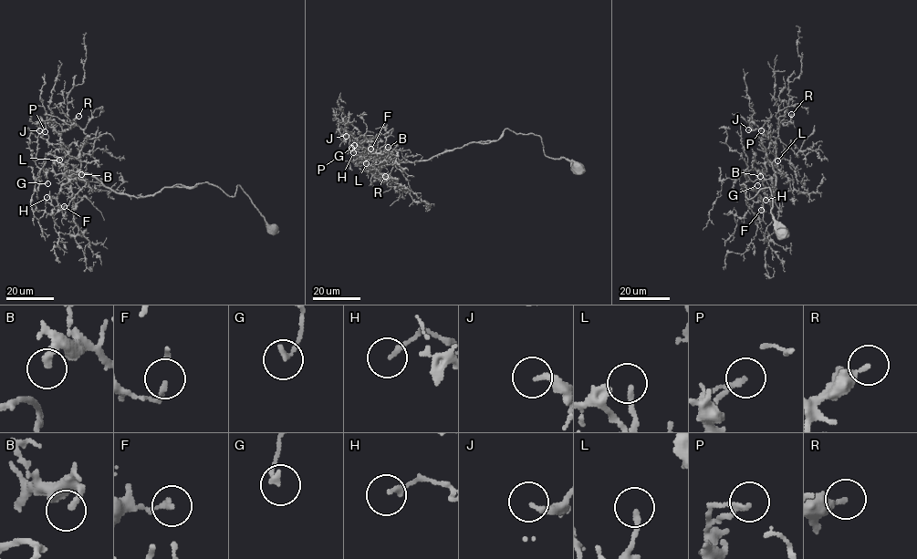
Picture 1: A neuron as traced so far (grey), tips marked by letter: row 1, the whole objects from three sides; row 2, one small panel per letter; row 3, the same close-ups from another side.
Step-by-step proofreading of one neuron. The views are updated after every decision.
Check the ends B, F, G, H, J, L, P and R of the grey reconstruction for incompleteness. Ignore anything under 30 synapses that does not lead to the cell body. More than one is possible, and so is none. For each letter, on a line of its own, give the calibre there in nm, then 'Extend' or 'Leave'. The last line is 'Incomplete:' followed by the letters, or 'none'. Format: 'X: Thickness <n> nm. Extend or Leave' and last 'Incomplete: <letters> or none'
B: Thickness 240 nm. Leave
F: Thickness 130 nm. Leave
G: Thickness 180 nm. Leave
H: Thickness 190 nm. Leave
J: Thickness 240 nm. Leave
L: Thickness 180 nm. Leave
P: Thickness 120 nm. Leave
R: Thickness 320 nm. Leave
Incomplete: none

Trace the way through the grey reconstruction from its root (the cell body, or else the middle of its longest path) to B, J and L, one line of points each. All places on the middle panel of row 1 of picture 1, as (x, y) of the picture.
B: (578, 169), (564, 158), (547, 157), (539, 136), (507, 129), (495, 140), (414, 161), (380, 160), (388, 147)
J: (578, 169), (547, 157), (539, 136), (507, 129), (495, 140), (414, 161), (367, 157), (370, 141), (346, 136)
L: (578, 169), (547, 157), (539, 136), (507, 129), (495, 140), (428, 160), (372, 152), (366, 163)

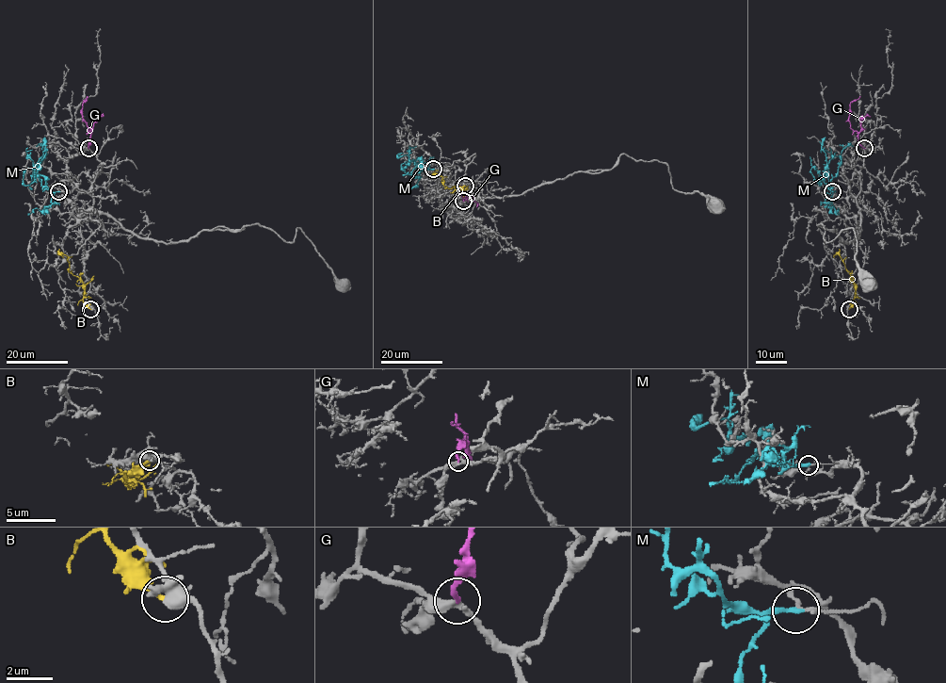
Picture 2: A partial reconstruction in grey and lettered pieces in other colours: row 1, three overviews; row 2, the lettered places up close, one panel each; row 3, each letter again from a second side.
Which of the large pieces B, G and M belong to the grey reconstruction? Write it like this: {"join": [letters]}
{"join": ["G"]}

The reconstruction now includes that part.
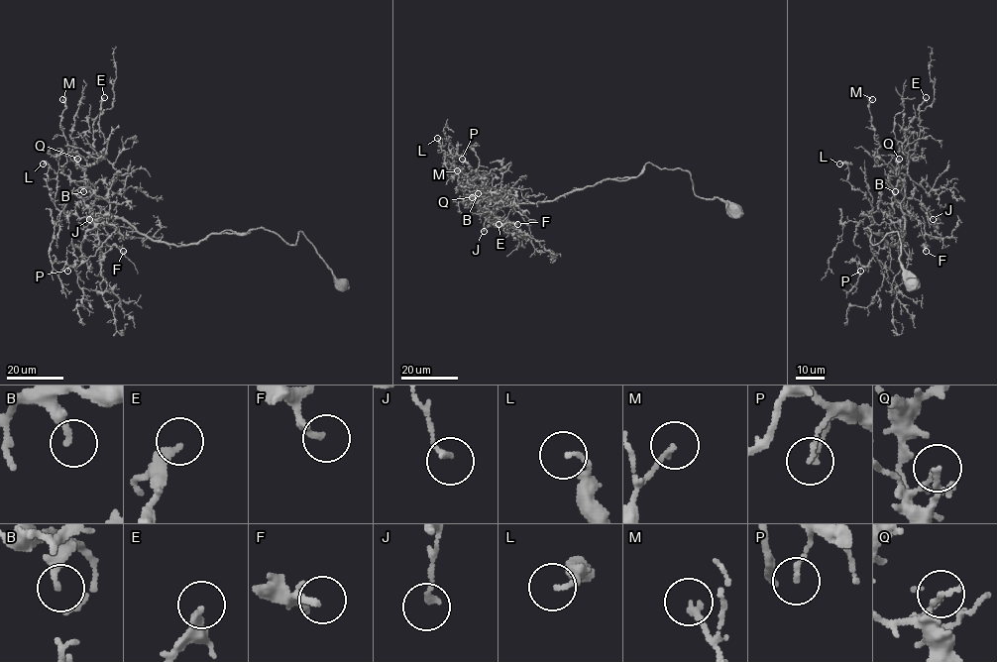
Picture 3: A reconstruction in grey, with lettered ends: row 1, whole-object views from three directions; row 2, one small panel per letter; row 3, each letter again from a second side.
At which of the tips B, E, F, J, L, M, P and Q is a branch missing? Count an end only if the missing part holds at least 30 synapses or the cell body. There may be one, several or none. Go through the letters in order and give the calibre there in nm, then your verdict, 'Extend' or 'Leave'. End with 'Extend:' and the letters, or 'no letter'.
B: Thickness 240 nm. Leave
E: Thickness 320 nm. Extend
F: Thickness 130 nm. Extend
J: Thickness 200 nm. Leave
L: Thickness 150 nm. Leave
M: Thickness 170 nm. Leave
P: Thickness 130 nm. Leave
Q: Thickness 110 nm. Leave
Extend: E, F

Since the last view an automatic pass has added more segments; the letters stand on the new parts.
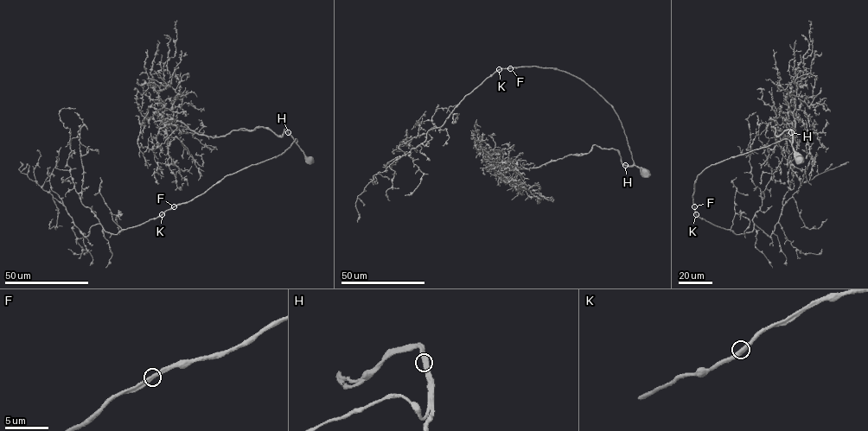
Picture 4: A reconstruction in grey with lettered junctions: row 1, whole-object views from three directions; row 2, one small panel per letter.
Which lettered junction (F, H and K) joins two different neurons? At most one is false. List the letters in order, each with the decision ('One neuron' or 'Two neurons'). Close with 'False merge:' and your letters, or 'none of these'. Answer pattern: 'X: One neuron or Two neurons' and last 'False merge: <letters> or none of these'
F: One neuron
H: One neuron
K: One neuron
False merge: none of these

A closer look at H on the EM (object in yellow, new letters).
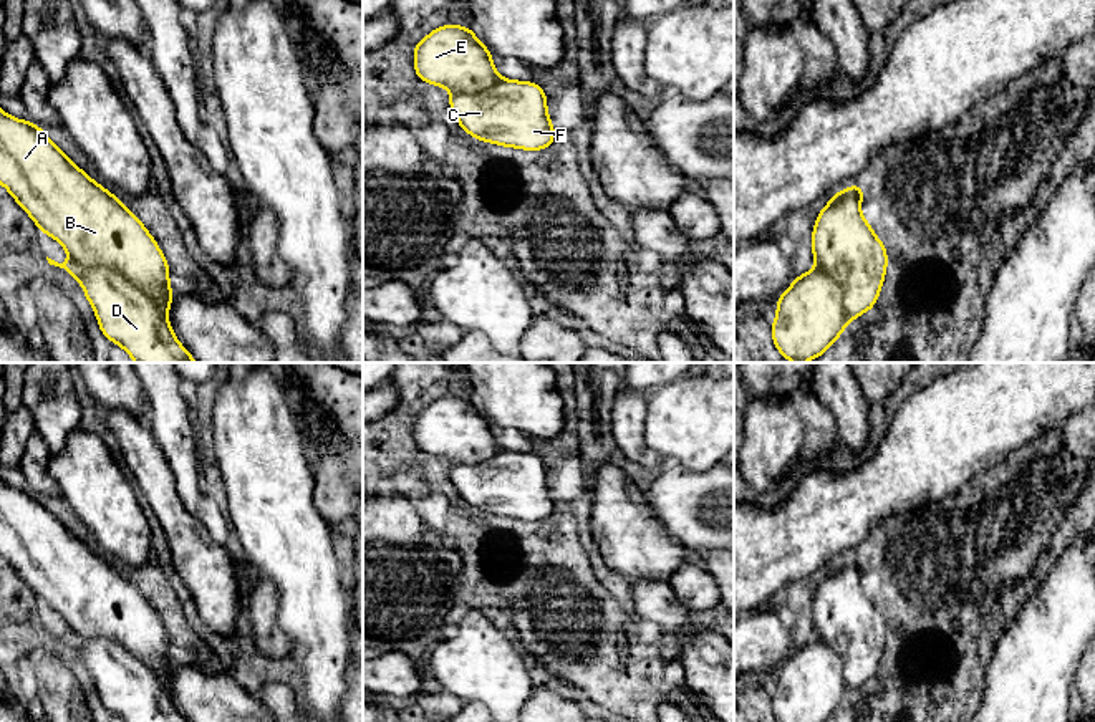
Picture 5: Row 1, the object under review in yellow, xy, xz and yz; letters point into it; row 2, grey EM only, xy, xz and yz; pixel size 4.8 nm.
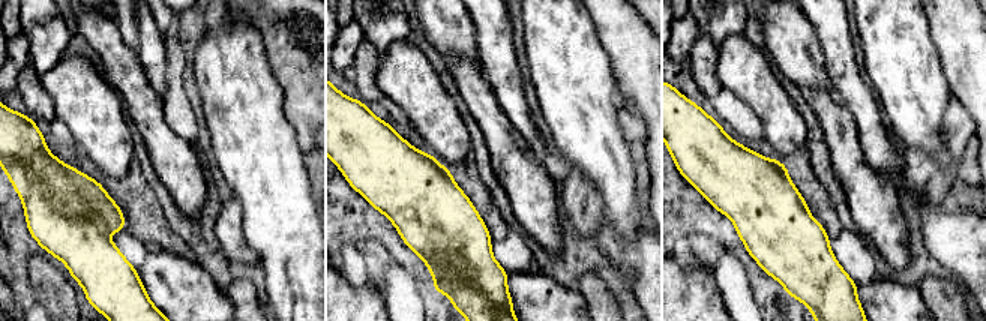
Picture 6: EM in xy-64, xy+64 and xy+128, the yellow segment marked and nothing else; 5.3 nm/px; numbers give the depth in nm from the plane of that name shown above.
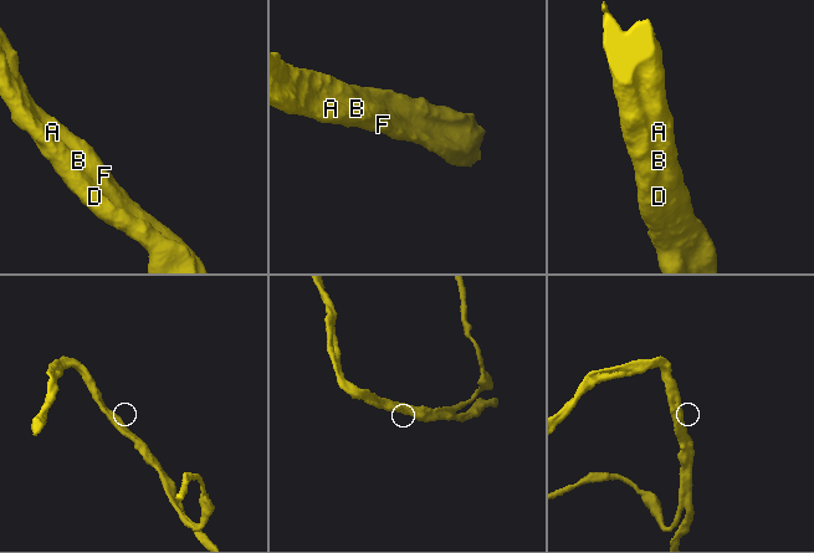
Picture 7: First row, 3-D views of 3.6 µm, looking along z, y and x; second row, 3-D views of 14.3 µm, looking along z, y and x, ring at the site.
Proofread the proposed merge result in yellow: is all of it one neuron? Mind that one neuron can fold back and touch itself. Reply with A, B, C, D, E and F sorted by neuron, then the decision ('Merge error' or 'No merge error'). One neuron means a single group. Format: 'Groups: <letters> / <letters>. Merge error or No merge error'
Groups: A B C D E F. No merge error

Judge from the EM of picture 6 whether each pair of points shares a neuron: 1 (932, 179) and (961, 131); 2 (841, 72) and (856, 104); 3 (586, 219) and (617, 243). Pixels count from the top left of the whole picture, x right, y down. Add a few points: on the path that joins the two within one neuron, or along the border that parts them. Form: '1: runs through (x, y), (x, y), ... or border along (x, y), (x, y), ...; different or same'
1: runs through (946, 174), (955, 165), (956, 144); same
2: runs through (845, 80), (848, 89), (856, 96); same
3: border along (601, 222), (595, 237); different

